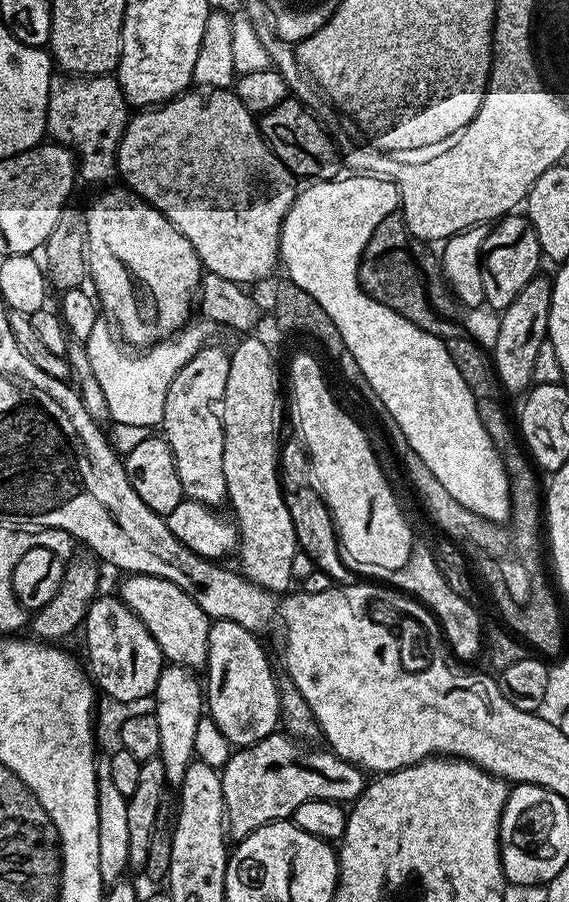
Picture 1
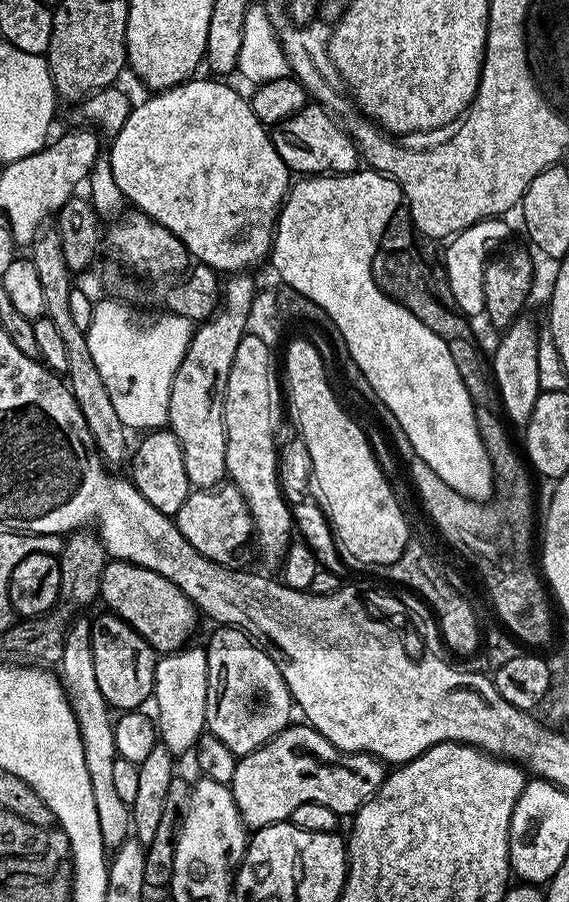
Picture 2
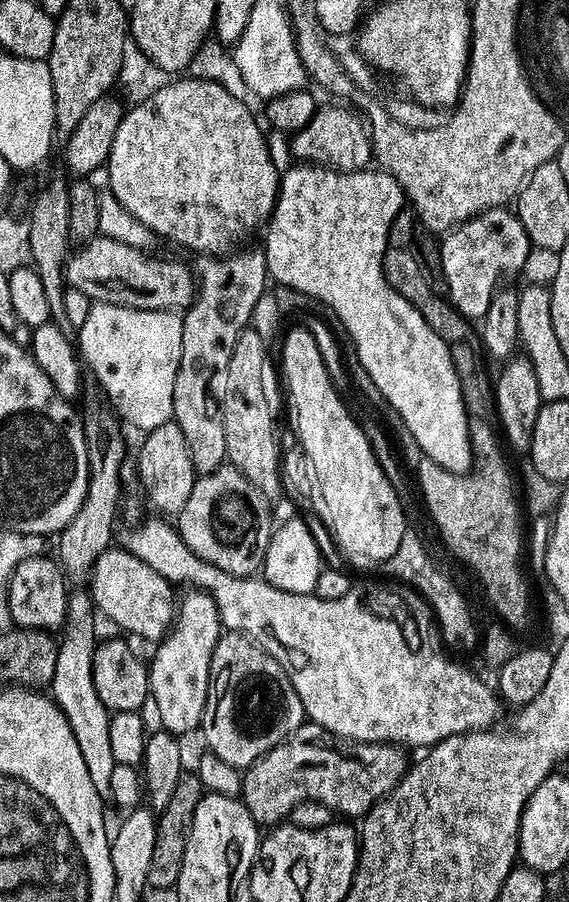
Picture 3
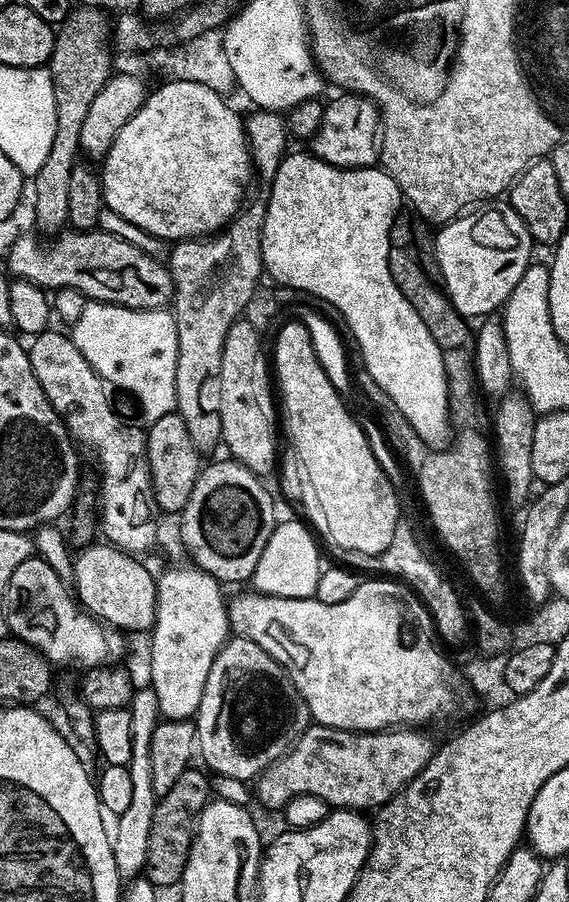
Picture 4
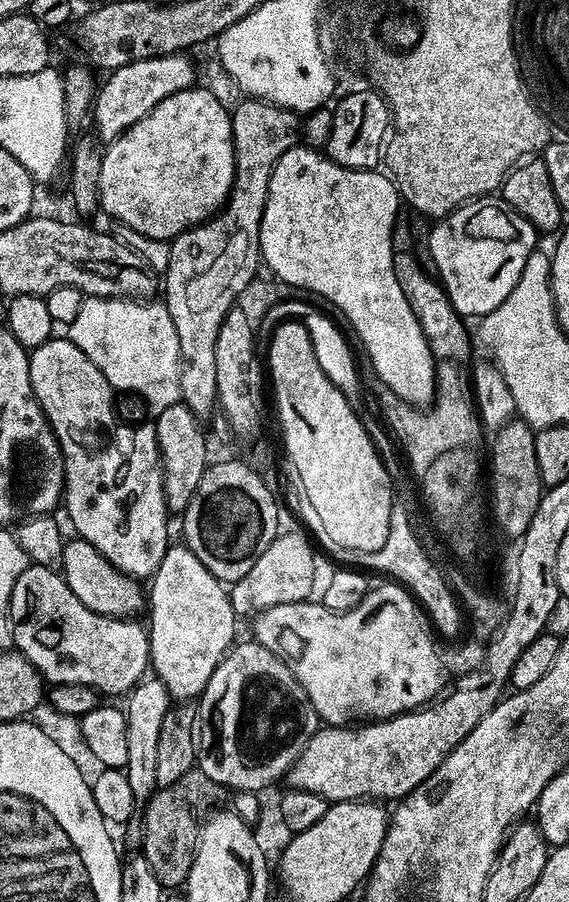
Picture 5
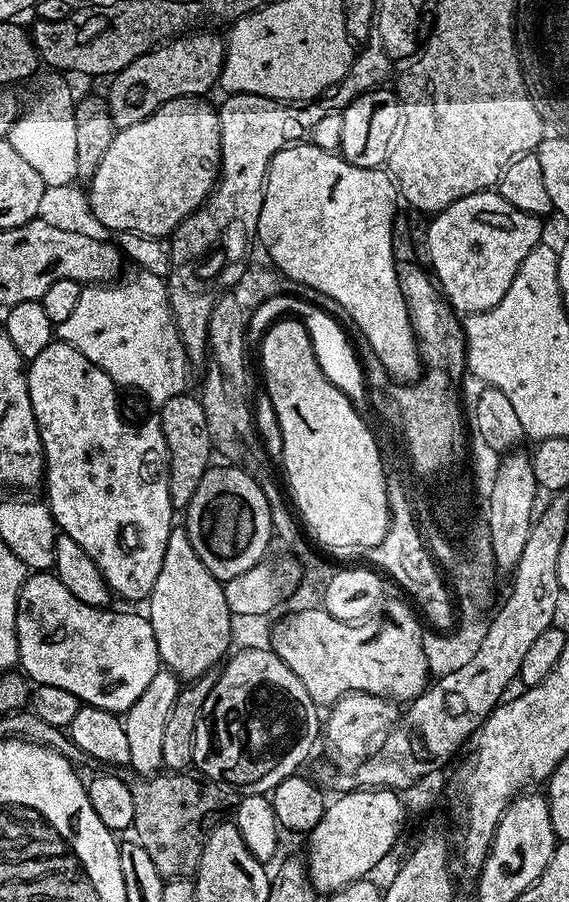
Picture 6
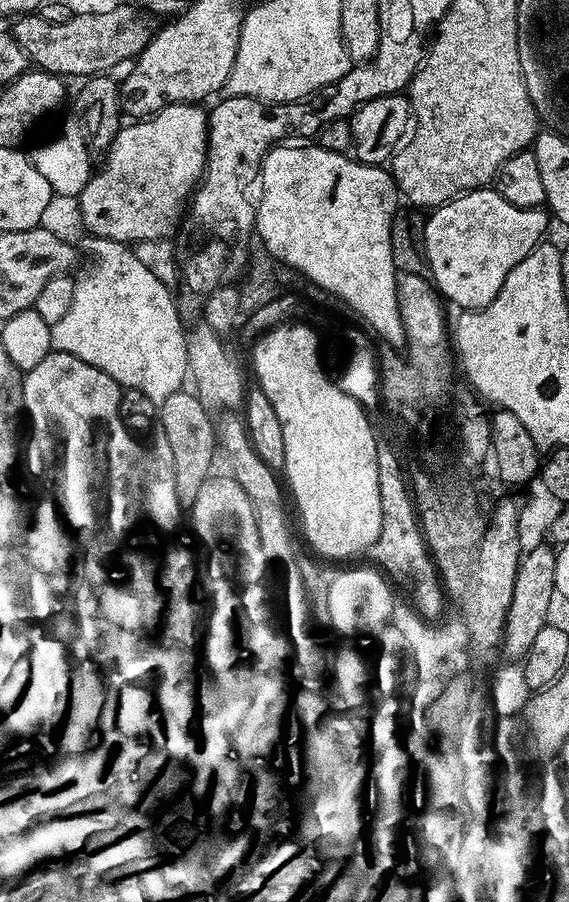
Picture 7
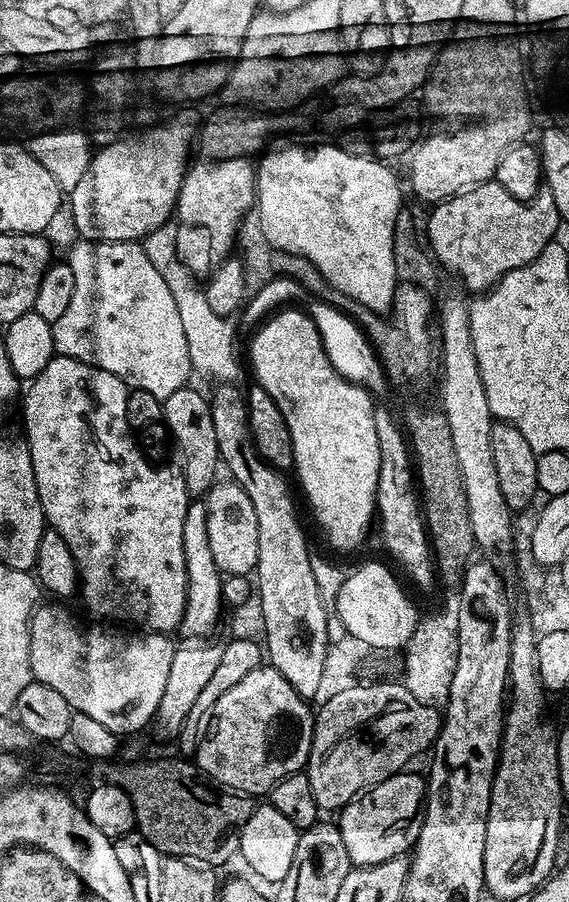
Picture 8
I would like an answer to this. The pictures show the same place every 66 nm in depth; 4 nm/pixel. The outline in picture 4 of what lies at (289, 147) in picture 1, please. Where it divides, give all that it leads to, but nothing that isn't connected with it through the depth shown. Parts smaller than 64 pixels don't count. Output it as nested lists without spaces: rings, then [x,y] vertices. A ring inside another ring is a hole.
[[[340,94],[337,100],[327,101],[321,125],[310,139],[310,152],[336,168],[366,168],[377,163],[381,132],[380,109],[373,100],[355,94]]]

